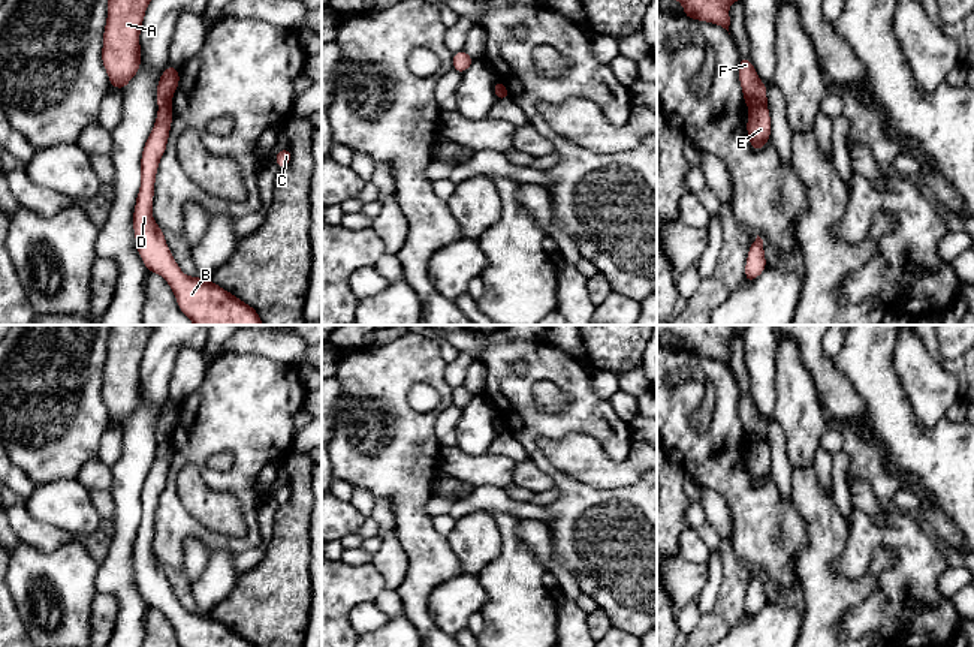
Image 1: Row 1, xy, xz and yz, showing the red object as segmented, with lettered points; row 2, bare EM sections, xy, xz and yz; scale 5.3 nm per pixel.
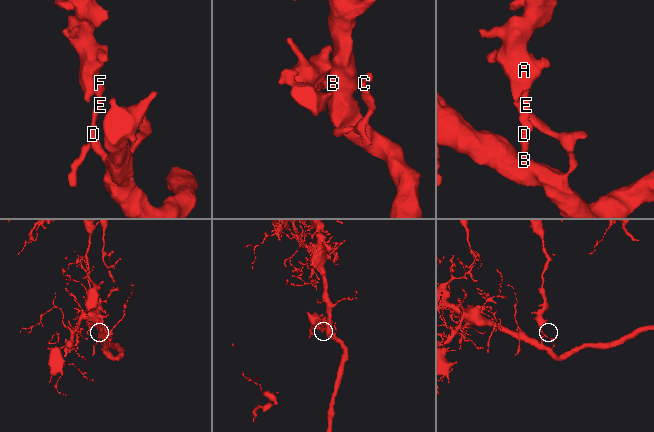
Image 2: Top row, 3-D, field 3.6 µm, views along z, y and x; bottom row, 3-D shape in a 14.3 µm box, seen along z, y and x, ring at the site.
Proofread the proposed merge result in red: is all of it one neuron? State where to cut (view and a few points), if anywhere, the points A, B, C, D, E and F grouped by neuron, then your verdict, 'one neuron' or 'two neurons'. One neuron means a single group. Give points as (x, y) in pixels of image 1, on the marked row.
cut yz (765, 104), (750, 108); groups A F / B C D E; two neurons

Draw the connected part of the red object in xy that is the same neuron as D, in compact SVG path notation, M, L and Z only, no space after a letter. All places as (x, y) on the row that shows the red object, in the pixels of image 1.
M160 106L141 157L141 187L133 211L136 249L148 273L160 274L171 286L180 310L195 325L263 325L257 312L212 280L186 276L153 219L156 172L168 145L172 108Z

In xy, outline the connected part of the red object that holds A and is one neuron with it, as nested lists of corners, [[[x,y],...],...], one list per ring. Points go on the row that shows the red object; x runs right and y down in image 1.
[[[108,0],[102,63],[112,87],[123,90],[141,66],[139,33],[151,0]]]

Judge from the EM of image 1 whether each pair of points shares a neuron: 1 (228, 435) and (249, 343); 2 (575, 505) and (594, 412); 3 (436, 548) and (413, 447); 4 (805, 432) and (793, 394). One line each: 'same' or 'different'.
1: different
2: same
3: same
4: same

